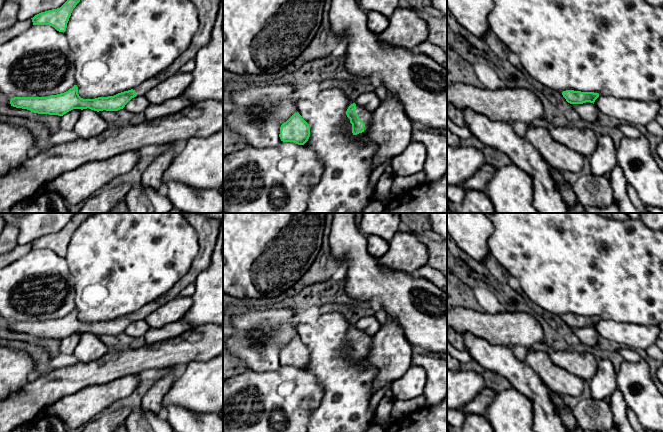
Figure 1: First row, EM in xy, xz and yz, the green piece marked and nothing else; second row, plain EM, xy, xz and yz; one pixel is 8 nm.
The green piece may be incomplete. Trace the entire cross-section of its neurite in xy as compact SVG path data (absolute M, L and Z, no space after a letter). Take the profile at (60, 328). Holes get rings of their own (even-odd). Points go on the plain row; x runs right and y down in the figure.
M197 213L185 214L185 218L198 235L199 252L188 273L166 293L144 305L136 312L114 320L83 323L78 318L77 309L74 309L64 317L48 321L14 321L10 324L11 330L27 333L38 338L63 340L73 333L83 334L89 332L97 336L103 334L118 335L123 333L132 322L145 319L150 313L178 297L189 284L195 283L198 275L211 263L221 220L207 219Z

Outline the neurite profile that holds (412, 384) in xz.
M411 366L408 371L392 383L393 400L409 400L422 396L427 383L426 371L420 366Z

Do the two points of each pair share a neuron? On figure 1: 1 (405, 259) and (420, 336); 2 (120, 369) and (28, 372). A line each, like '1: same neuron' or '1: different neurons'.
1: different neurons
2: different neurons

